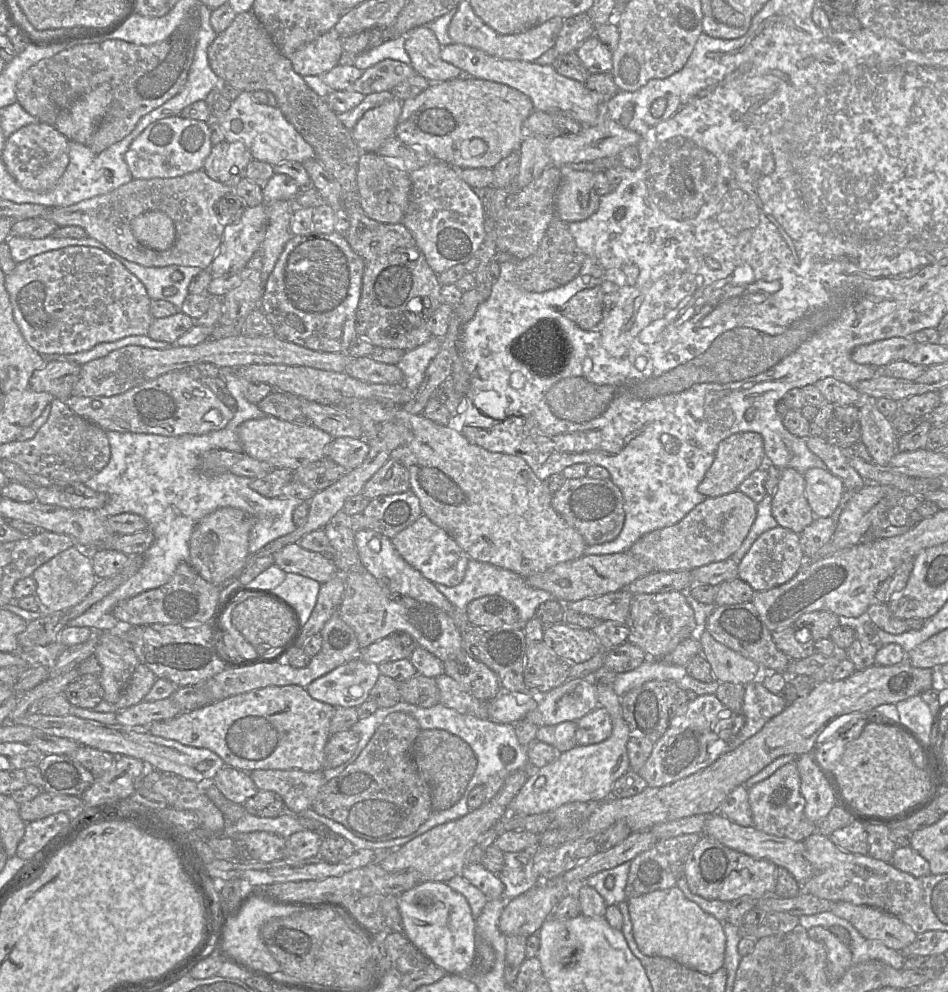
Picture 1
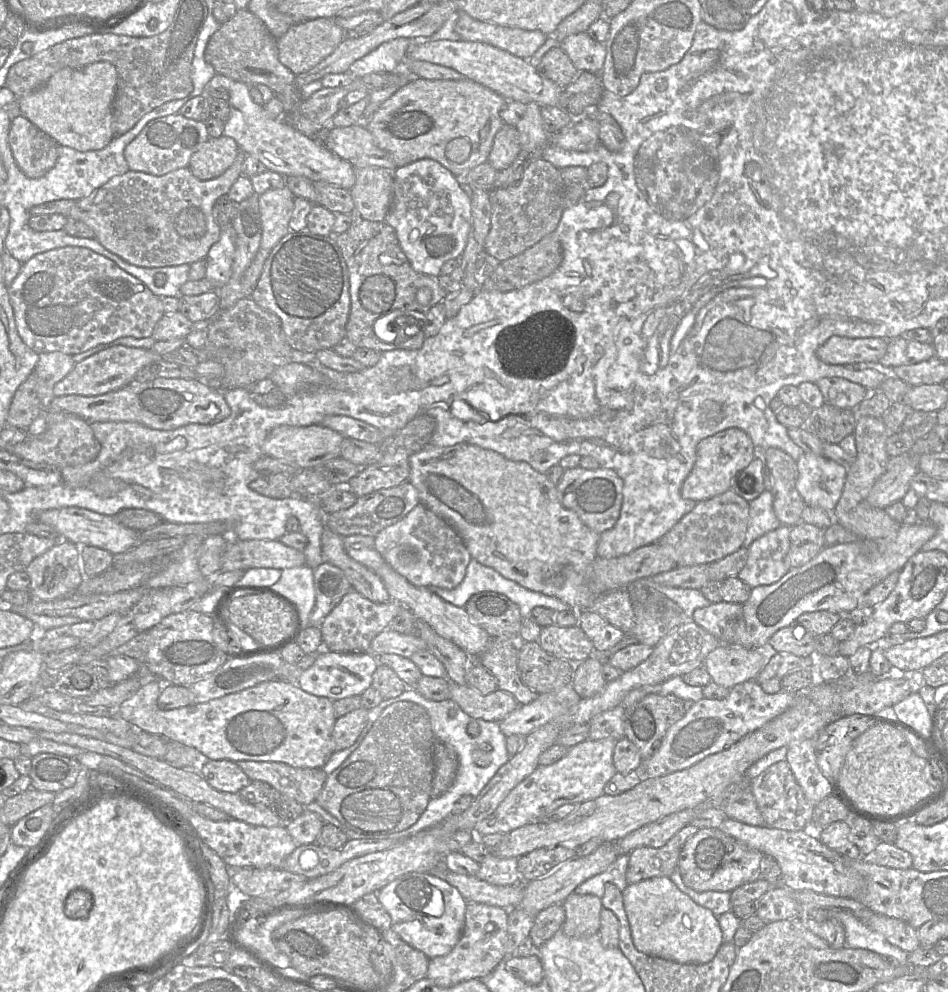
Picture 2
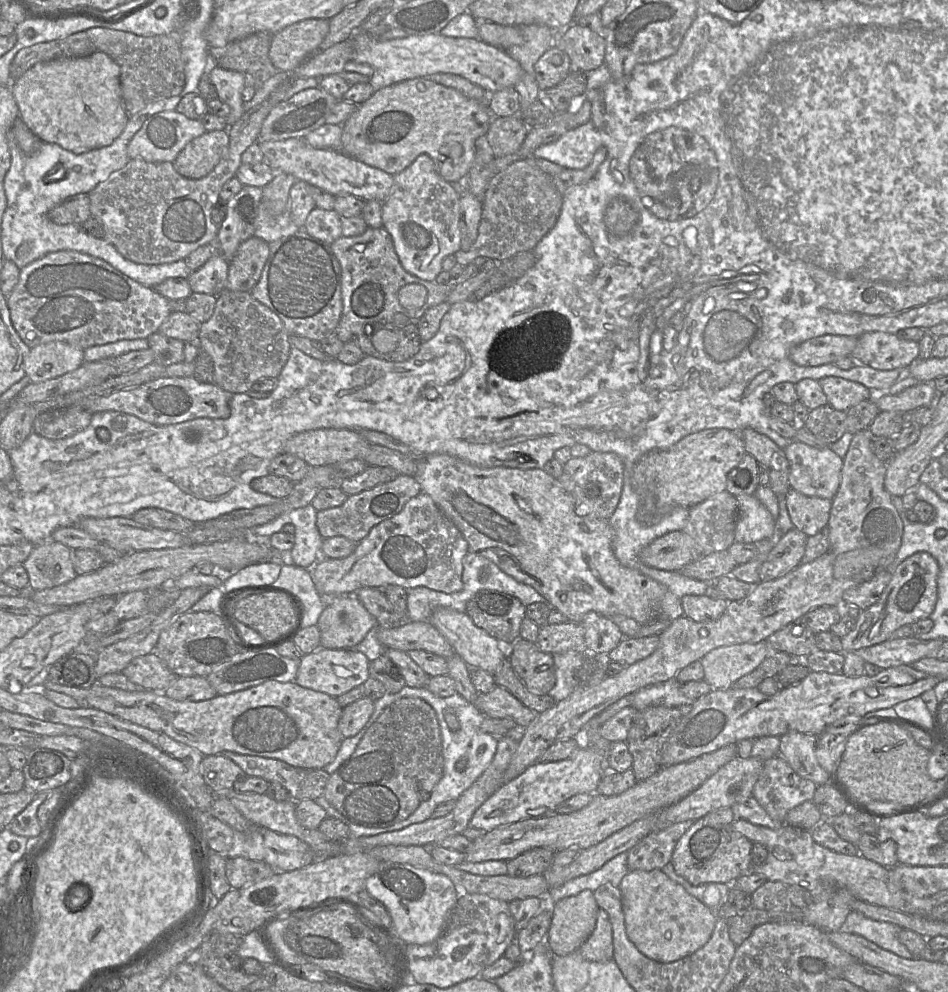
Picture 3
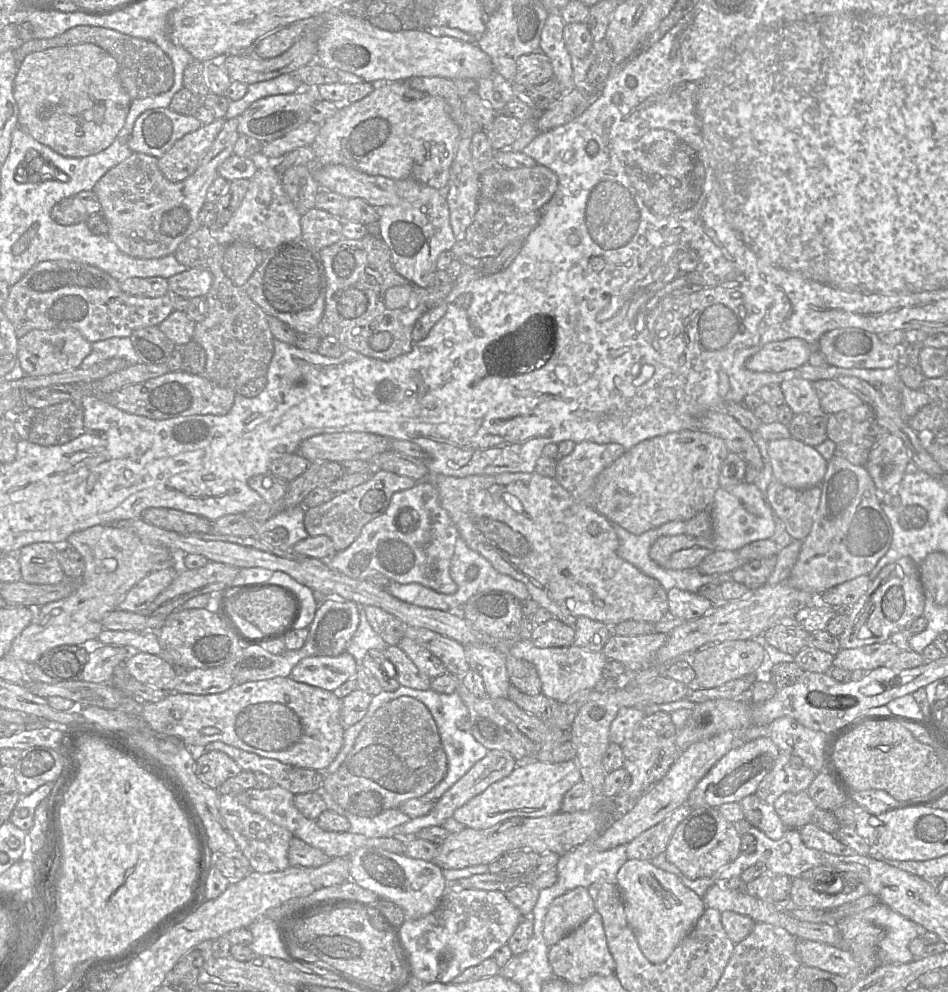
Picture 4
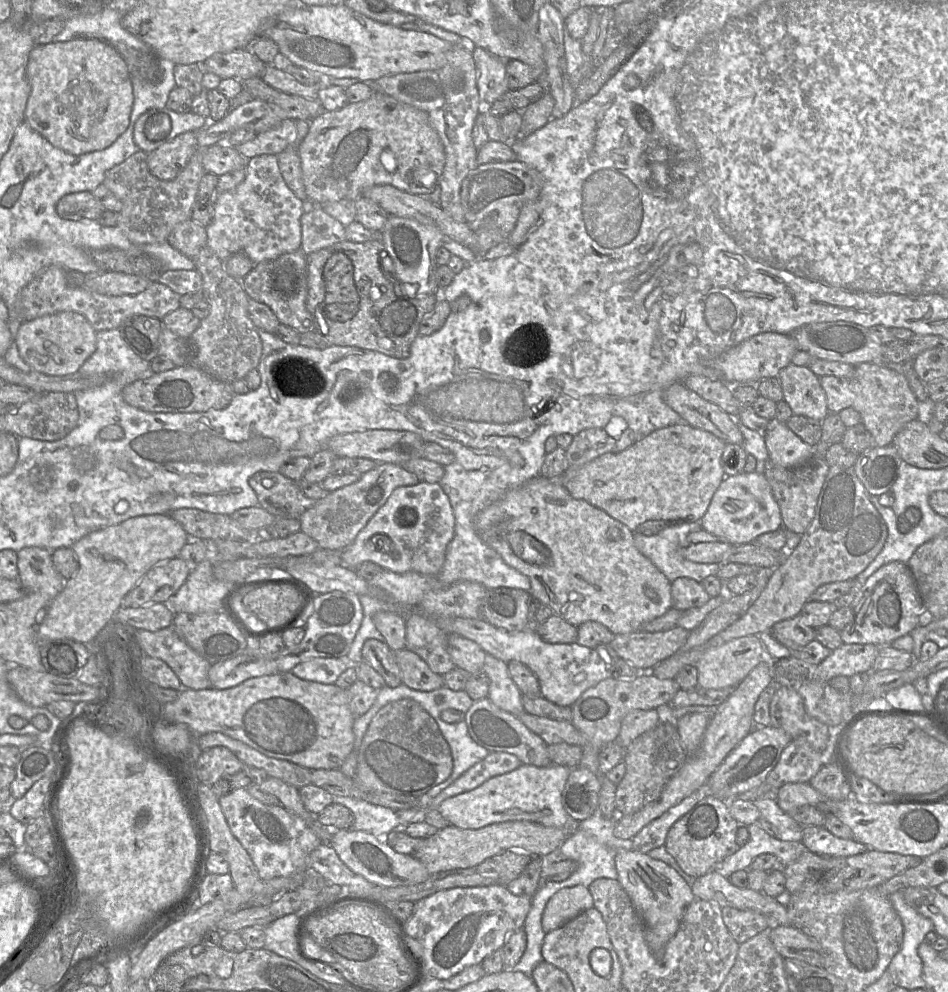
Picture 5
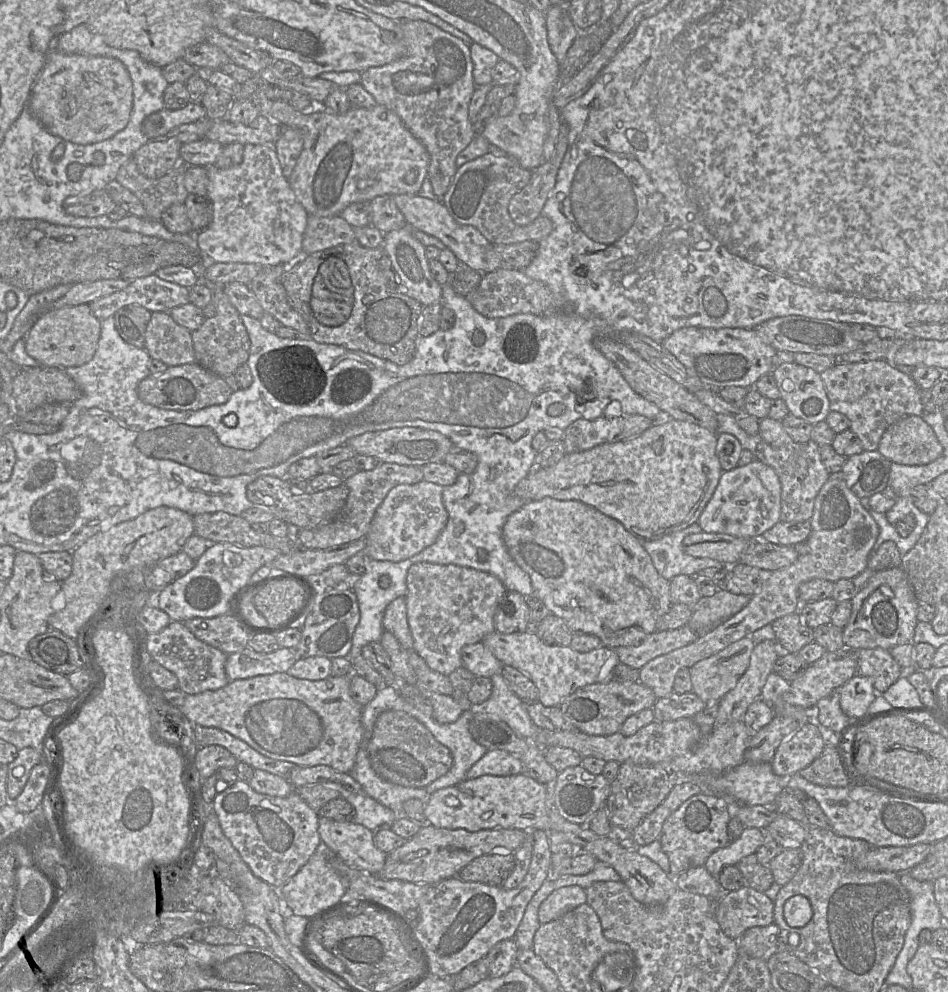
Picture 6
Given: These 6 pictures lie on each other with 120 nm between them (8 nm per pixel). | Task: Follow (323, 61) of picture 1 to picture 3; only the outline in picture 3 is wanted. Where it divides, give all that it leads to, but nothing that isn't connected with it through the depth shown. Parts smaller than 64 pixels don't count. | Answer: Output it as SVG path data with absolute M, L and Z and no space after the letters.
M306 19L272 36L269 58L279 72L293 71L319 51L329 32L328 19Z

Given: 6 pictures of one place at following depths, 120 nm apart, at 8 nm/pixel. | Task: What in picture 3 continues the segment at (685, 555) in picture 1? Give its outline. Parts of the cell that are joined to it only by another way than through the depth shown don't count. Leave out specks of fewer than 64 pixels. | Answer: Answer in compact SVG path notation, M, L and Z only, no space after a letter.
M723 491L690 508L682 531L693 538L703 556L726 551L735 543L737 520L737 498Z

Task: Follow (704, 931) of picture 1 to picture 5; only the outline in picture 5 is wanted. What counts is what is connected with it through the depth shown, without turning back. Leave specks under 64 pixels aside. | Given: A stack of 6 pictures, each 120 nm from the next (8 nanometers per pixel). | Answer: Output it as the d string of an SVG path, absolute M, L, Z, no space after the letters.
M618 849L614 860L617 880L644 923L647 946L656 959L661 959L664 956L665 946L679 928L686 907L695 899L691 887L674 869L647 854L635 850Z

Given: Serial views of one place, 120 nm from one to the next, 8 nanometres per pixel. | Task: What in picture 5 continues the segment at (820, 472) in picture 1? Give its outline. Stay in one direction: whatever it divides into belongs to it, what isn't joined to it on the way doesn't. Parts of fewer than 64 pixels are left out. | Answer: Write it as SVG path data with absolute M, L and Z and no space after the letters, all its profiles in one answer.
M776 423L765 434L769 458L784 468L795 468L810 463L815 457L815 447L802 441L785 423Z

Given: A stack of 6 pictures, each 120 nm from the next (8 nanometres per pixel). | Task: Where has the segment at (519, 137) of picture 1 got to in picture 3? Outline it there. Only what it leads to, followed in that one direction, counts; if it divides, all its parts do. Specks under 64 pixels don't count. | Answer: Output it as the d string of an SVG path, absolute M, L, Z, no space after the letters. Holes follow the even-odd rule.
M424 78L404 80L372 94L342 124L342 152L369 166L395 175L408 166L421 154L427 154L435 163L437 173L447 182L457 182L467 175L475 159L475 141L485 136L493 115L487 104L468 98L457 90ZM450 142L460 143L463 153L458 158L447 155Z

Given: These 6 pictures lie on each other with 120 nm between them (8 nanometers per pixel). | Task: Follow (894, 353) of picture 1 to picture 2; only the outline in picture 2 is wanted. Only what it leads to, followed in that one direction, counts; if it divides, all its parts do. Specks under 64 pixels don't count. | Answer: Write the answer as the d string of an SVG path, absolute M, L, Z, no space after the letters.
M832 336L816 350L816 356L832 365L879 362L886 353L888 343L884 338Z

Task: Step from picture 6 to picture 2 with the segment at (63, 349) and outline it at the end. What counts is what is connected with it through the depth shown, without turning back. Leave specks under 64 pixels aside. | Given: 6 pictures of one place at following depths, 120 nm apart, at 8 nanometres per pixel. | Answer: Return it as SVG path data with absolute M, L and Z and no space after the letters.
M55 351L42 352L33 370L37 376L36 394L47 396L54 385L65 378L75 366L71 355Z

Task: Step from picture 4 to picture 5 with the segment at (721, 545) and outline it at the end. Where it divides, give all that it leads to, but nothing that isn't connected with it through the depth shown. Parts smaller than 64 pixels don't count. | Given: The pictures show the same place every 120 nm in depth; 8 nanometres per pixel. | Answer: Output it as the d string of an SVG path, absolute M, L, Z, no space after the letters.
M742 472L723 479L699 523L703 530L732 545L740 545L754 542L758 536L782 528L782 517L764 473Z

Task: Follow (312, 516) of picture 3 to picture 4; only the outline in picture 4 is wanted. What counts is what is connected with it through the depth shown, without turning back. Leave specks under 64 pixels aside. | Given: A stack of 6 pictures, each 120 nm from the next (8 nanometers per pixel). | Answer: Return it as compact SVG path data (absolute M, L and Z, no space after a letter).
M303 505L281 511L262 523L261 533L273 531L279 527L285 528L288 531L285 549L291 549L298 541L309 536L304 526L305 511L306 508Z

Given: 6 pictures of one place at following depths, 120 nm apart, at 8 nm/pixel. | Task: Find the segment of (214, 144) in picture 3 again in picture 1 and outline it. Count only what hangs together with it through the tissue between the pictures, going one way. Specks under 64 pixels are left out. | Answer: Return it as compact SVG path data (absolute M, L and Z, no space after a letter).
M223 141L213 145L202 170L214 181L235 186L245 177L248 164L253 160L242 142Z

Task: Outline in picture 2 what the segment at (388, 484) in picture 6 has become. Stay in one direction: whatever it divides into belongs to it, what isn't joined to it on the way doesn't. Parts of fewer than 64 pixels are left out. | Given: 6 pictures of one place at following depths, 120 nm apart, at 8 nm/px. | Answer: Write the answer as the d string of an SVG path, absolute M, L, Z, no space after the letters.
M406 481L396 487L381 489L357 498L353 506L325 516L325 526L334 533L346 537L363 535L376 537L379 532L402 520L420 502L417 489Z

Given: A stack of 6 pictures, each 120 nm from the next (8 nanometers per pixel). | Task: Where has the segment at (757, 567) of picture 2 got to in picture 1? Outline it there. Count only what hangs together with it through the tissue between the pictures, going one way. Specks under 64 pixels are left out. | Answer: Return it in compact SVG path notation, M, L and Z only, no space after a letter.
M777 526L762 533L753 543L739 563L738 578L747 582L755 592L762 592L791 580L804 562L800 536L788 528Z

